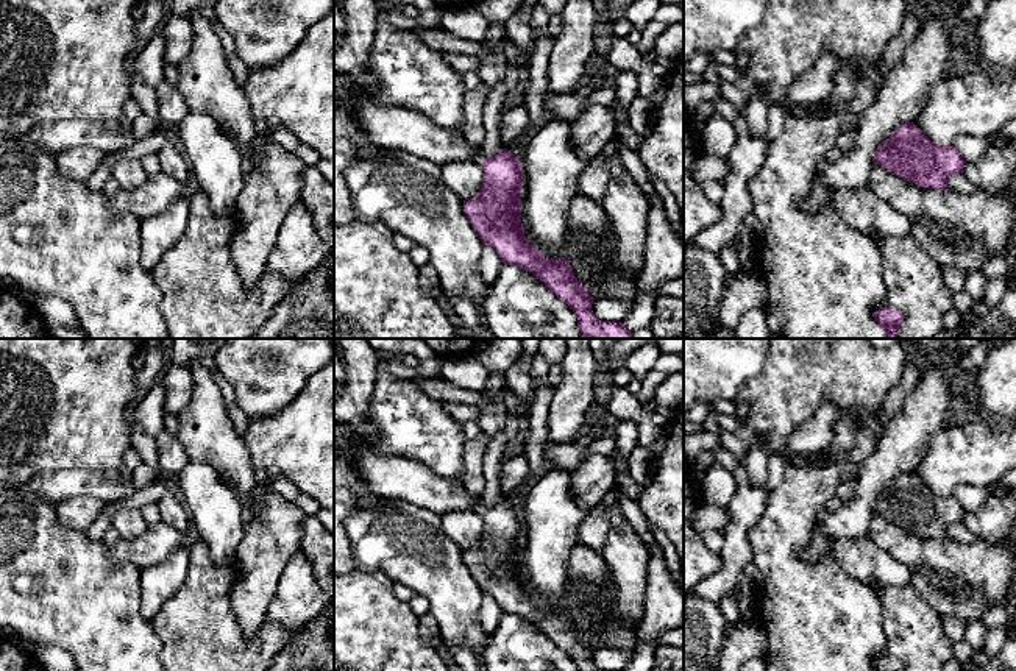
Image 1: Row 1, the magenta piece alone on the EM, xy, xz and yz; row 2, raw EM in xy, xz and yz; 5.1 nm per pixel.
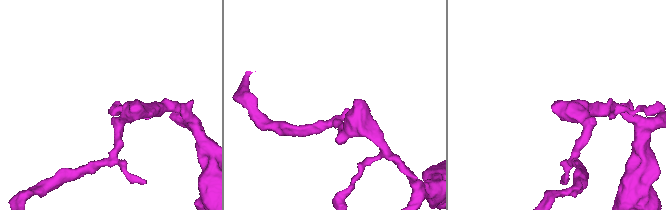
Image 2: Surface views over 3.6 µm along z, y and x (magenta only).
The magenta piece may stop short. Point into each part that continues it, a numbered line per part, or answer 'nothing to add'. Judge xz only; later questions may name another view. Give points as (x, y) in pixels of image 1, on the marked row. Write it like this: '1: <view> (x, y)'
1: xz (390, 128)

